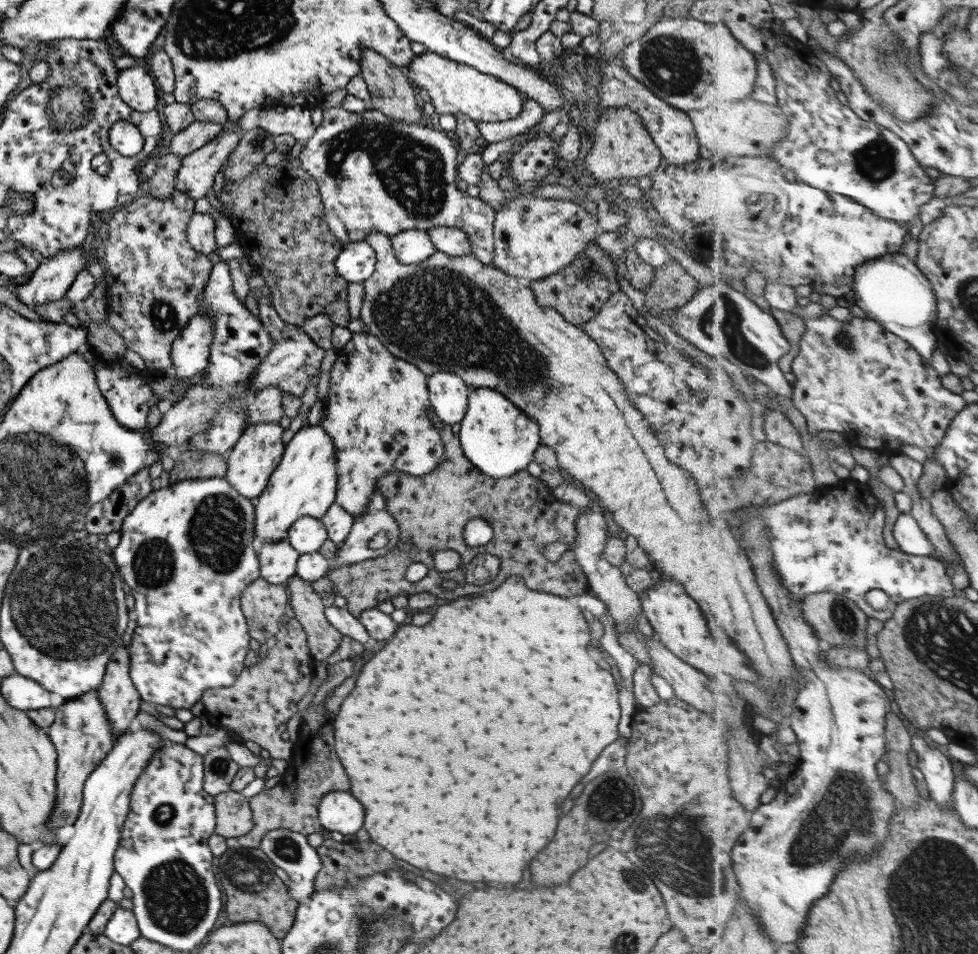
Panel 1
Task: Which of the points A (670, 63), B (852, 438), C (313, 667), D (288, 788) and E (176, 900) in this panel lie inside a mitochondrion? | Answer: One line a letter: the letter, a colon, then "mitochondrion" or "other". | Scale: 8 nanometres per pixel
A: mitochondrion
B: other
C: other
D: other
E: mitochondrion

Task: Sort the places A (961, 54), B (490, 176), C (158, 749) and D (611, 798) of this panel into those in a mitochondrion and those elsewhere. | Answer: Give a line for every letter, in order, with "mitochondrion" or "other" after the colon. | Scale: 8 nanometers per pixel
A: mitochondrion
B: other
C: other
D: mitochondrion

